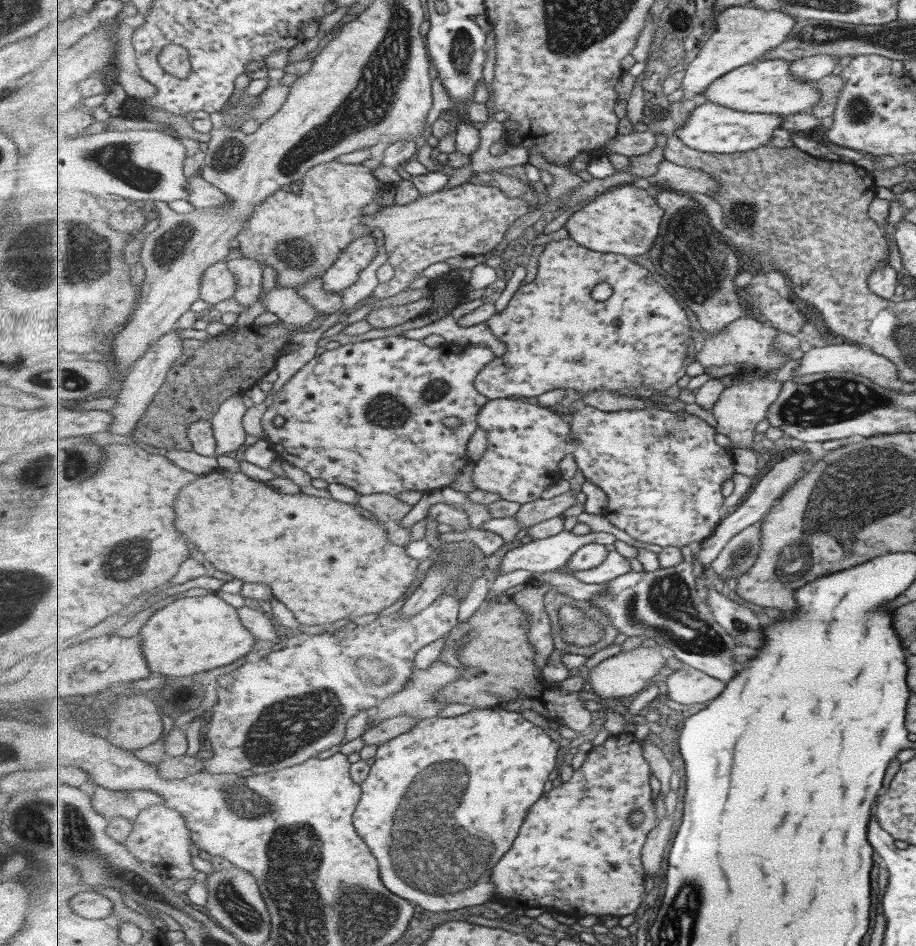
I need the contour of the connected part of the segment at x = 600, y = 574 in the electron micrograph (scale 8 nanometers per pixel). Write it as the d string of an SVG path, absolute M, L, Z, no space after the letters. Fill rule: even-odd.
M612 552L612 556L608 556L608 561L602 566L593 570L575 570L572 574L584 584L608 584L620 576L628 575L628 572L634 572L630 562L620 552Z

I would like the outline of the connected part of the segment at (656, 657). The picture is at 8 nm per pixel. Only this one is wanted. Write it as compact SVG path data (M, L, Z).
M642 645L632 651L626 653L618 653L612 657L604 659L600 664L590 669L588 683L590 688L598 694L598 696L607 699L622 699L632 698L636 694L640 694L642 690L647 690L655 678L660 674L661 670L666 668L665 657L671 654L671 651L664 646L657 645L654 647L643 647Z

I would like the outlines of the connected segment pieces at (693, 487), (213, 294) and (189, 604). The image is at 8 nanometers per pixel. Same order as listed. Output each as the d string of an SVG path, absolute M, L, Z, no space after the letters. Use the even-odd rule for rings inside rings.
M588 404L582 409L562 416L572 425L571 436L575 440L579 440L579 443L575 445L576 451L573 454L579 469L583 472L583 476L591 481L593 480L610 497L609 505L605 508L603 516L607 517L613 525L627 531L636 541L660 545L663 548L674 547L681 549L684 546L694 544L694 542L700 542L703 545L716 532L719 524L724 520L724 518L720 517L722 516L722 508L727 504L727 498L722 490L724 490L724 484L736 474L736 462L732 450L718 444L718 440L716 440L718 428L711 425L704 417L689 413L687 410L670 412L658 408L608 412Z
M226 261L213 264L202 279L201 298L214 306L235 298L238 292L238 281Z
M217 594L184 597L158 610L140 631L143 649L150 668L155 675L187 676L201 675L206 670L228 666L254 651L258 637L242 621L239 609L228 604Z

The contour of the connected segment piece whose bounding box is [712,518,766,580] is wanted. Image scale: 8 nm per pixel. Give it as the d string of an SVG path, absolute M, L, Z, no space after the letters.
M765 519L740 531L713 563L716 573L725 580L740 580L750 573L763 552Z

